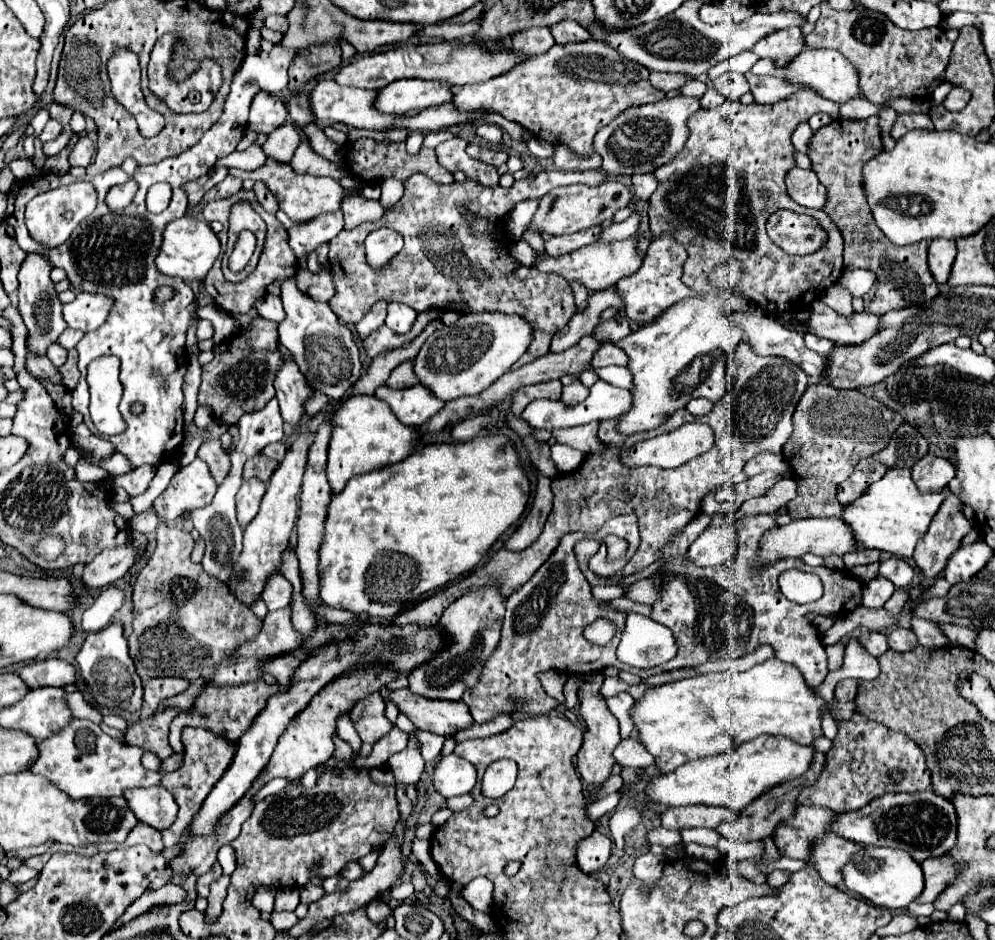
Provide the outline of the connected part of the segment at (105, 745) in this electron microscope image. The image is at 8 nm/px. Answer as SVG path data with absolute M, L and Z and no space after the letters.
M72 719L60 733L38 743L38 759L32 765L32 773L46 777L70 799L90 797L116 797L130 787L160 785L160 773L142 767L142 749L136 745L122 745L108 737L100 725L86 719Z

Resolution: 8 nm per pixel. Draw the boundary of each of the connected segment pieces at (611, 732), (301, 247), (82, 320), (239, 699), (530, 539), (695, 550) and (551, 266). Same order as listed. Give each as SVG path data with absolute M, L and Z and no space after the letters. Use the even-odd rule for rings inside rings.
M592 673L588 675L588 681L582 685L580 689L580 713L588 725L588 731L584 733L584 743L582 749L578 751L578 773L582 777L582 781L586 781L588 785L600 787L612 773L614 767L614 755L612 751L616 749L616 745L620 743L620 733L618 733L618 721L616 717L608 711L606 701L600 697L600 685L602 685L602 675L600 673Z
M278 211L276 217L290 233L290 247L294 249L296 259L302 259L304 255L312 253L322 243L330 243L344 229L342 211L320 215L314 221L308 221L302 225L292 223L284 211Z
M78 293L72 303L64 305L64 321L70 329L88 333L98 329L106 321L110 307L112 307L112 301L104 295Z
M264 679L260 681L248 681L248 685L236 685L232 689L206 689L194 703L194 711L192 713L180 713L169 731L169 744L175 753L181 753L184 750L181 741L182 729L184 727L208 727L208 731L216 731L216 733L224 733L230 741L238 741L240 735L250 727L250 723L254 721L254 717L264 709L264 703L278 691L278 685L266 685Z
M538 473L538 481L536 481L536 493L534 493L534 501L532 507L526 515L526 519L520 523L520 527L514 531L514 535L506 541L506 549L510 551L522 551L528 545L532 545L538 535L542 533L542 527L550 515L552 509L552 489L550 489L550 481L548 477Z
M734 515L727 518L730 523L700 533L688 549L688 561L699 567L714 567L724 565L734 557L738 543L734 526L737 519Z
M528 230L523 234L522 239L540 251L540 261L534 265L536 269L546 271L546 273L556 273L556 275L564 277L568 283L582 283L588 289L588 293L614 287L622 277L636 273L636 269L640 269L640 265L642 265L642 257L636 253L636 237L630 237L626 241L618 241L618 243L592 243L584 249L572 251L558 259L544 253L544 241L539 232Z

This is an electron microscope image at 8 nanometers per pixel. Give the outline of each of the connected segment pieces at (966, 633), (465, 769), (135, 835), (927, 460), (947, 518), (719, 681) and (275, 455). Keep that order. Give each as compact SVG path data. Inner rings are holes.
M938 625L938 627L944 629L944 635L950 639L950 643L974 649L972 645L974 645L976 633L972 629L964 629L964 627L956 627L956 625Z
M444 755L434 767L432 785L442 797L456 797L470 793L476 783L476 769L462 757Z
M138 823L136 829L132 829L132 833L128 833L128 837L126 837L126 841L124 841L124 847L136 845L136 843L144 843L144 845L148 845L152 851L156 851L156 853L162 853L162 851L164 851L160 831L152 829L150 825L144 825L144 823Z
M930 453L922 457L912 469L912 479L922 493L946 489L954 477L956 477L954 463L944 457L930 455Z
M948 493L940 511L932 519L928 533L918 541L912 559L924 579L932 579L944 569L948 557L960 547L962 537L972 529L972 523L962 515L960 507L960 499Z
M772 657L760 665L754 665L748 671L704 673L704 675L696 675L696 677L688 677L688 679L652 687L652 689L648 689L648 693L644 693L644 697L640 697L632 705L630 717L634 721L636 739L654 757L656 767L662 773L670 773L688 761L732 751L738 745L758 737L758 735L782 735L792 741L810 745L814 737L822 735L820 713L822 713L824 703L826 701L822 697L814 695L814 689L810 689L806 685L802 673L794 665Z
M278 441L278 443L268 445L268 449L264 449L262 453L264 453L266 457L270 457L270 459L282 461L282 459L284 459L284 455L286 455L286 445L284 445L284 441Z

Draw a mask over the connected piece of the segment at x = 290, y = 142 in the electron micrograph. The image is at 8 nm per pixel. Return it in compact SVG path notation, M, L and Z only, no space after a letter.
M286 123L280 129L274 129L272 135L266 137L266 141L262 143L262 151L274 161L288 163L296 151L296 147L300 145L300 141L302 141L300 131L294 125Z

